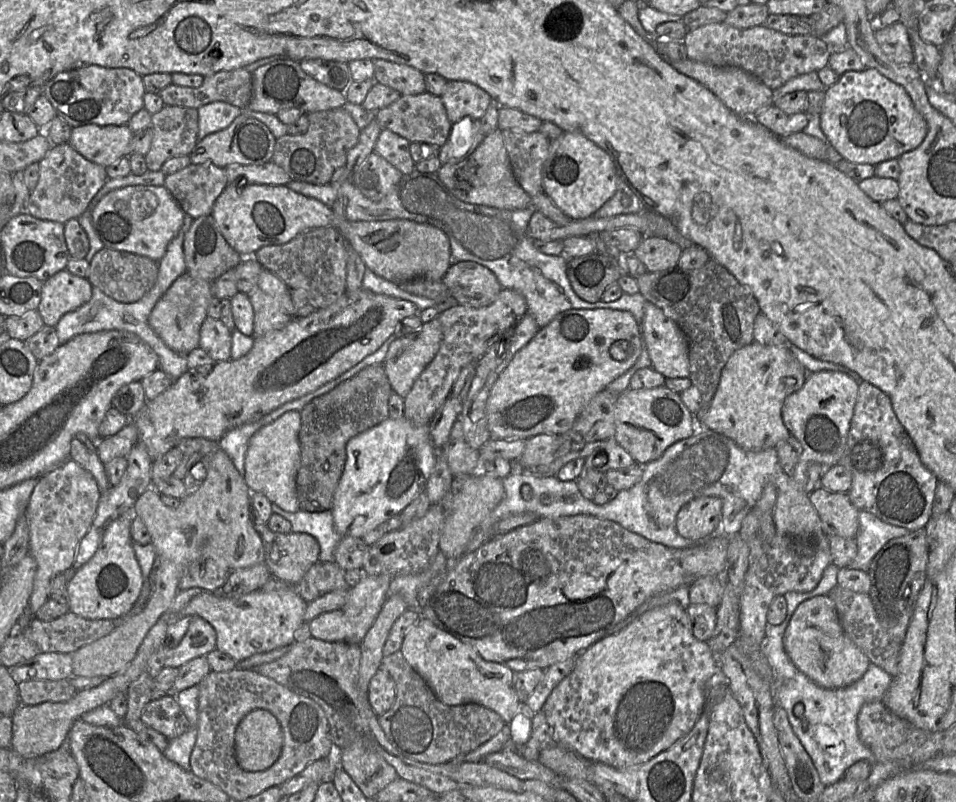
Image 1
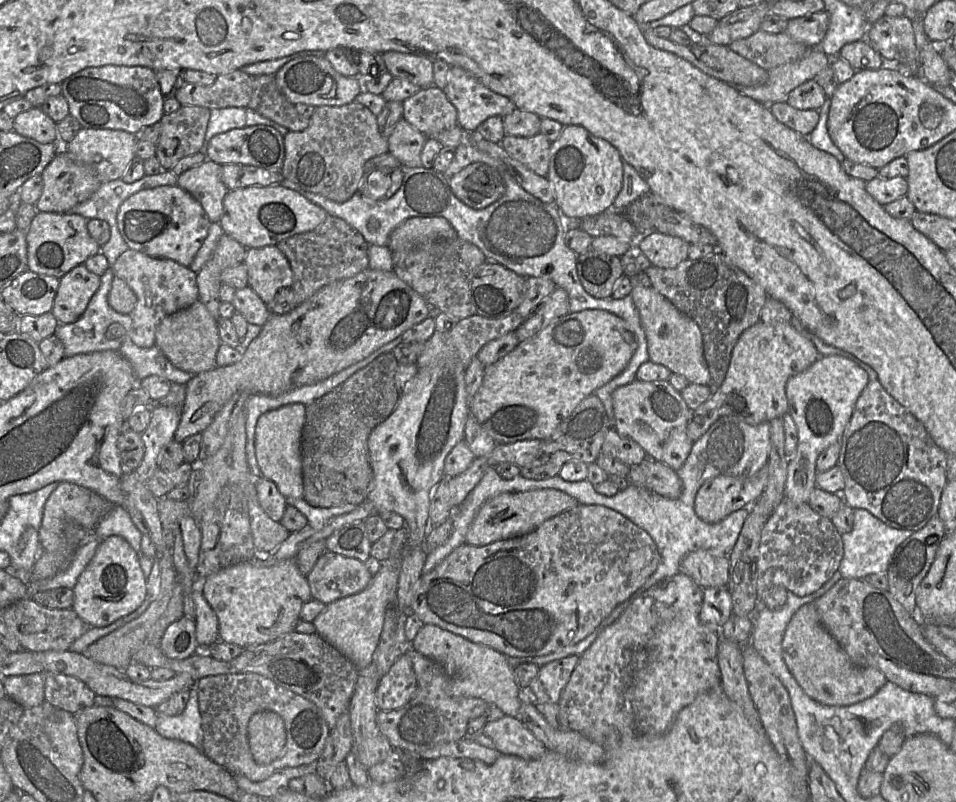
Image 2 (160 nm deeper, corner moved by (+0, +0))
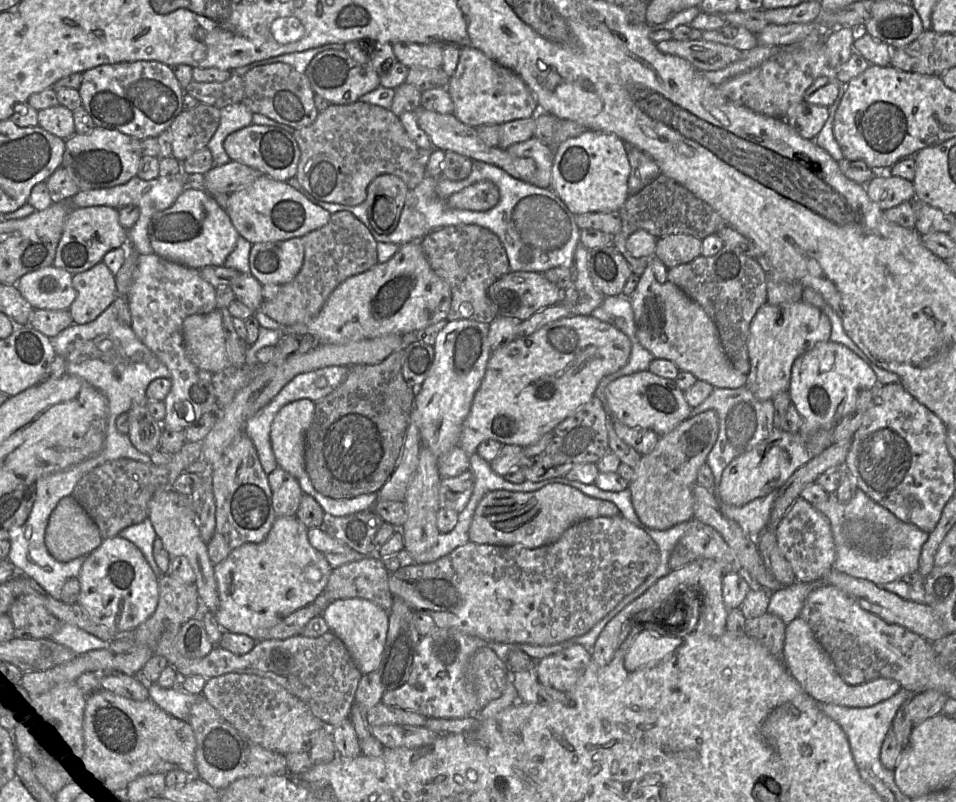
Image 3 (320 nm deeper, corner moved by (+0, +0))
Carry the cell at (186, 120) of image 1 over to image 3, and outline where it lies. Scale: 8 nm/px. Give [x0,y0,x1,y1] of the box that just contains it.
[168,102,220,163]

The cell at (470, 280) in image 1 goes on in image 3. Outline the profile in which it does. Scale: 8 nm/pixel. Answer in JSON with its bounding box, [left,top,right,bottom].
[487,271,565,321]

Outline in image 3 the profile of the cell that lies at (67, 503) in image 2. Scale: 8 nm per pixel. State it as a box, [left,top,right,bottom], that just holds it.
[72,442,202,539]

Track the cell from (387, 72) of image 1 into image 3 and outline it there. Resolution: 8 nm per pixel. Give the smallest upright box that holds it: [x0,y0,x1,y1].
[392,42,443,68]

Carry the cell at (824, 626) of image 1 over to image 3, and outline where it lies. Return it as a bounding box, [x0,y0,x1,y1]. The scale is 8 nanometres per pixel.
[784,617,902,707]

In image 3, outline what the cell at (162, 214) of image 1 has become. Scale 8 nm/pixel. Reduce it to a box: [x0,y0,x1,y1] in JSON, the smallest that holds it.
[148,184,240,270]

